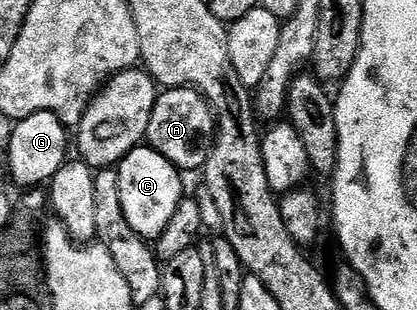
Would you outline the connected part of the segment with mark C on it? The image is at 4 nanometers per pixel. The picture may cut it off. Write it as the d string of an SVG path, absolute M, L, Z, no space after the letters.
M139 147L123 159L117 166L118 182L120 183L120 207L124 209L124 219L140 236L147 239L157 239L164 227L168 227L168 219L176 212L176 207L182 202L183 174L164 155L155 149Z

